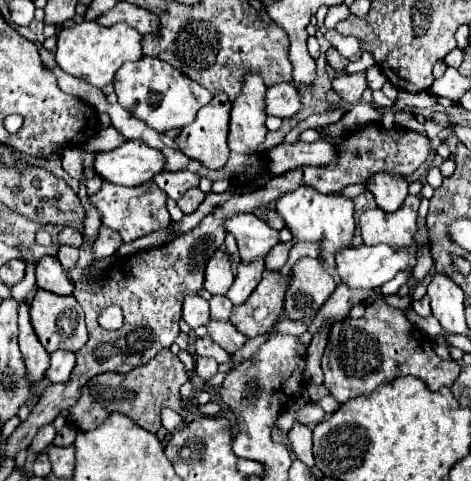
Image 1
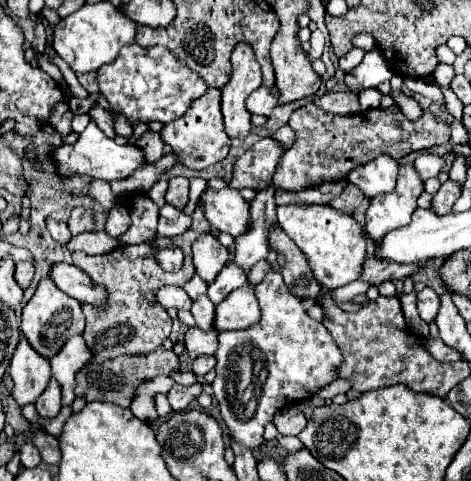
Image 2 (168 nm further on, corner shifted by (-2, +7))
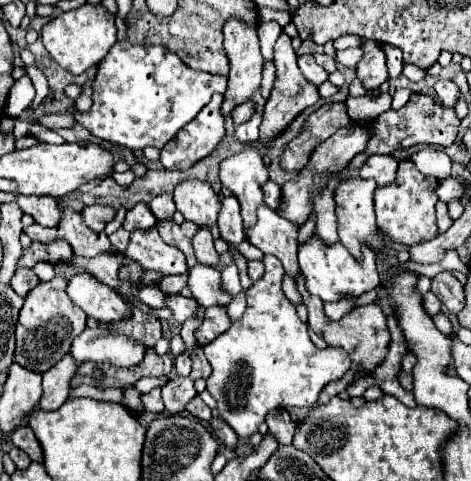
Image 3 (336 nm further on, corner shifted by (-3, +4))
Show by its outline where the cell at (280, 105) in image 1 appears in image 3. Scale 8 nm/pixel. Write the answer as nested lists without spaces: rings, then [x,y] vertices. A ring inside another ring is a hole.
[[[245,101],[245,103],[241,103],[239,107],[235,107],[235,111],[233,111],[233,123],[235,125],[239,125],[239,123],[243,123],[243,121],[247,121],[251,115],[255,113],[255,101]]]

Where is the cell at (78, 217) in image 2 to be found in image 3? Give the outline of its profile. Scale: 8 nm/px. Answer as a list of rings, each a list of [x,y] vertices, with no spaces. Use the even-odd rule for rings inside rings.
[[[87,205],[81,211],[81,217],[89,229],[103,231],[105,225],[115,217],[115,211],[111,207],[103,207],[103,205]]]

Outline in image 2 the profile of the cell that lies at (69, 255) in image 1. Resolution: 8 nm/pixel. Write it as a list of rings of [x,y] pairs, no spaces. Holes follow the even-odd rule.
[[[46,218],[46,228],[48,228],[48,232],[52,234],[52,238],[58,242],[58,244],[68,244],[68,240],[70,240],[70,230],[68,230],[68,224],[66,222],[56,222],[56,220],[52,220],[52,218]]]

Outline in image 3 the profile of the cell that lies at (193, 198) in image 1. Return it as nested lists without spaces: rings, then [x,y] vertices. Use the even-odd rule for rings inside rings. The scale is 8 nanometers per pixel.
[[[165,193],[165,195],[157,195],[153,201],[149,201],[149,209],[153,211],[153,215],[157,219],[173,219],[173,213],[177,211],[175,203],[173,203],[173,195]]]

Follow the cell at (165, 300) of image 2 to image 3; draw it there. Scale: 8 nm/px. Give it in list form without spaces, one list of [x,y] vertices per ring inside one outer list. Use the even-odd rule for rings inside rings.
[[[143,287],[139,291],[139,299],[143,303],[147,303],[149,307],[159,309],[159,307],[165,307],[165,299],[169,299],[169,295],[167,293],[161,293],[157,287]]]

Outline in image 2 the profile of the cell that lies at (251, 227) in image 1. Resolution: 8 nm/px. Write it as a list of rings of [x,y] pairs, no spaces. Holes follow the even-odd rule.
[[[208,186],[200,194],[198,204],[202,206],[210,226],[218,232],[238,236],[244,232],[244,228],[248,228],[248,202],[240,196],[238,190],[214,190]]]

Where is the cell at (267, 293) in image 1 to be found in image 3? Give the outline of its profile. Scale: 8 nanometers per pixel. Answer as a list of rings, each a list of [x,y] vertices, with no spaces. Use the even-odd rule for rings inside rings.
[[[209,307],[209,309],[205,309],[205,319],[195,333],[197,341],[201,345],[207,345],[215,337],[219,337],[223,331],[227,331],[231,325],[233,325],[233,321],[227,315],[227,307]]]

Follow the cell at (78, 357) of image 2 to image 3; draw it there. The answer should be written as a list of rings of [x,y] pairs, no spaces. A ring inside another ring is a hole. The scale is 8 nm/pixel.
[[[87,327],[71,345],[69,355],[81,367],[85,361],[105,361],[117,367],[133,367],[141,363],[145,347],[133,339],[113,335],[107,327]]]

